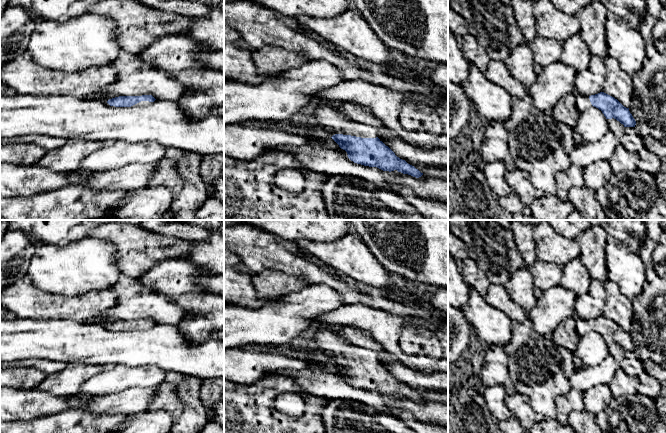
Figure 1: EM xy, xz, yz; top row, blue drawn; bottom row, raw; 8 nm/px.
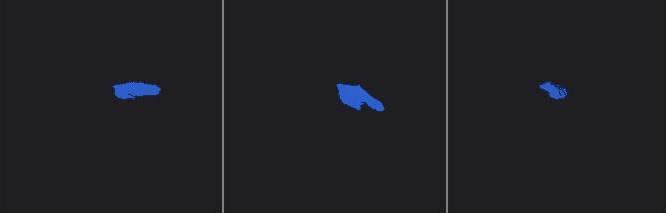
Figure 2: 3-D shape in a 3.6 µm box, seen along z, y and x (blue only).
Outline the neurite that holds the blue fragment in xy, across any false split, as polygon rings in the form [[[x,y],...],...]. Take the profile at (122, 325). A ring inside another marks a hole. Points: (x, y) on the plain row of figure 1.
[[[142,319],[142,320],[119,320],[109,323],[107,327],[110,330],[115,331],[131,331],[131,330],[147,330],[156,323],[152,319]]]

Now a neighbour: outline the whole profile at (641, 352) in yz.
[[[636,346],[635,355],[642,362],[652,359],[657,364],[662,364],[666,358],[659,352],[654,352],[645,346]]]

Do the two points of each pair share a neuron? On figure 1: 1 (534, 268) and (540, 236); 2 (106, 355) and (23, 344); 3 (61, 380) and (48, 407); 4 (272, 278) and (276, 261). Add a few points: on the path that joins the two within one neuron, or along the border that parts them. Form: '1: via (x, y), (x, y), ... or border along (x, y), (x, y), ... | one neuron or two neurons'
1: border along (537, 258), (560, 265) | two neurons
2: via (85, 343), (44, 343) | one neuron
3: border along (35, 388), (66, 397) | two neurons
4: border along (253, 274), (275, 269), (297, 275) | two neurons

